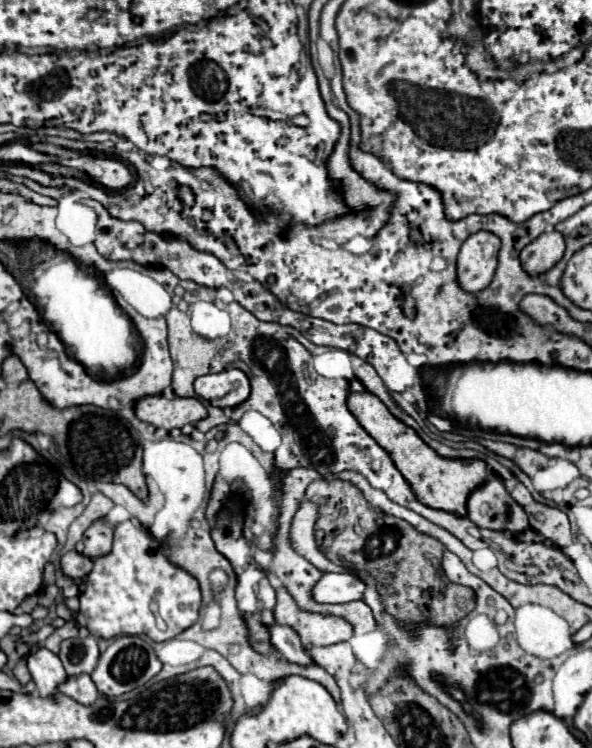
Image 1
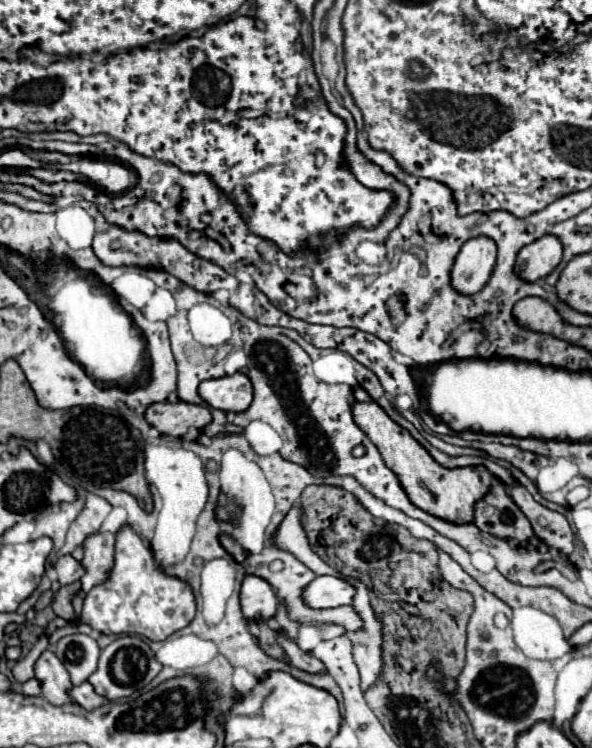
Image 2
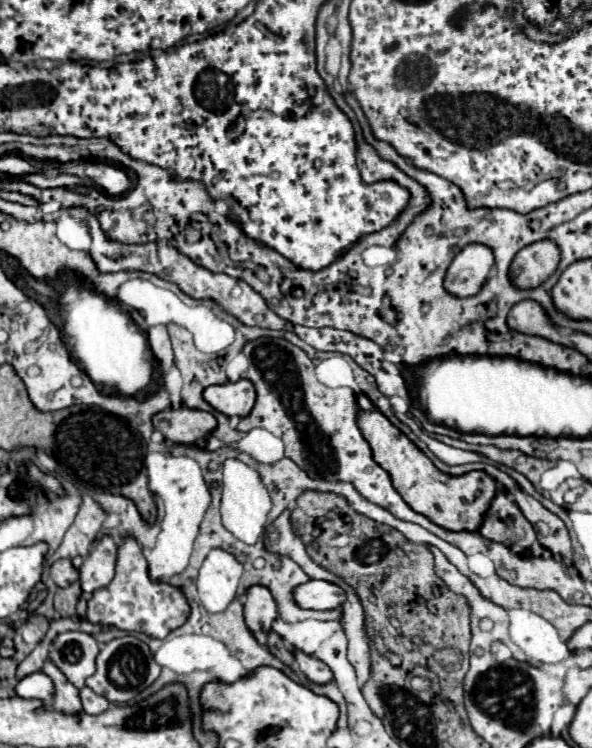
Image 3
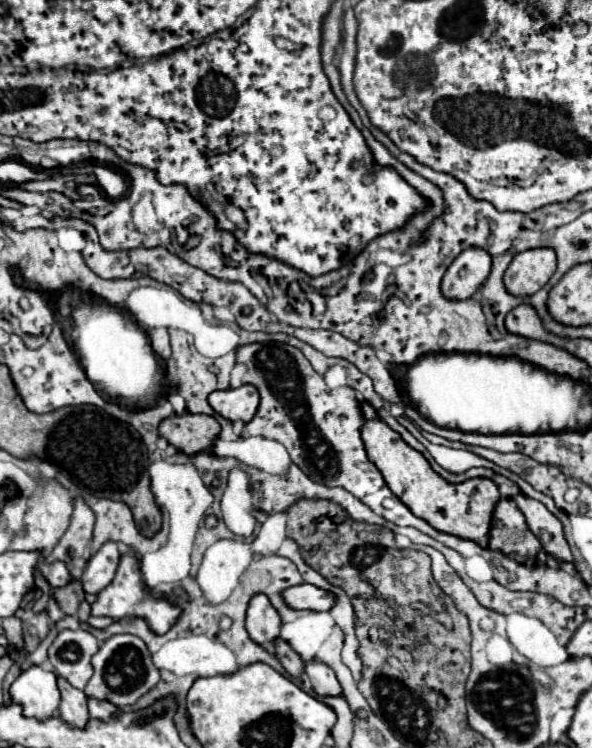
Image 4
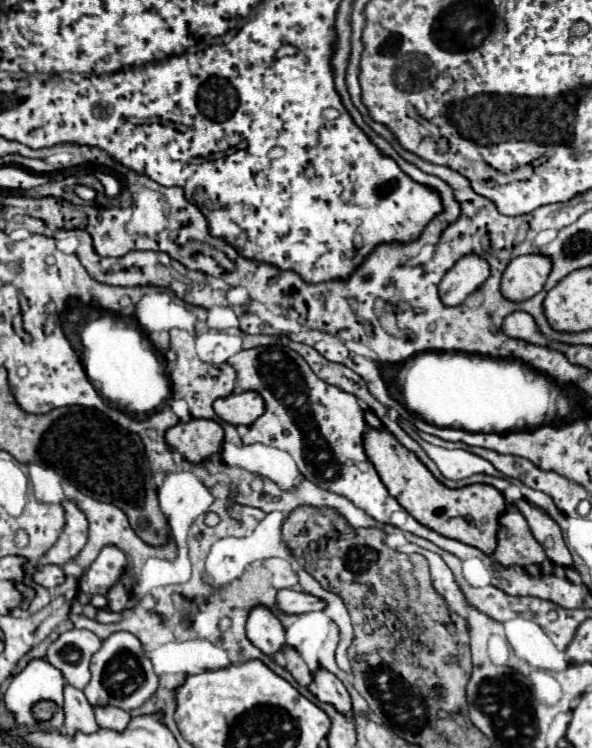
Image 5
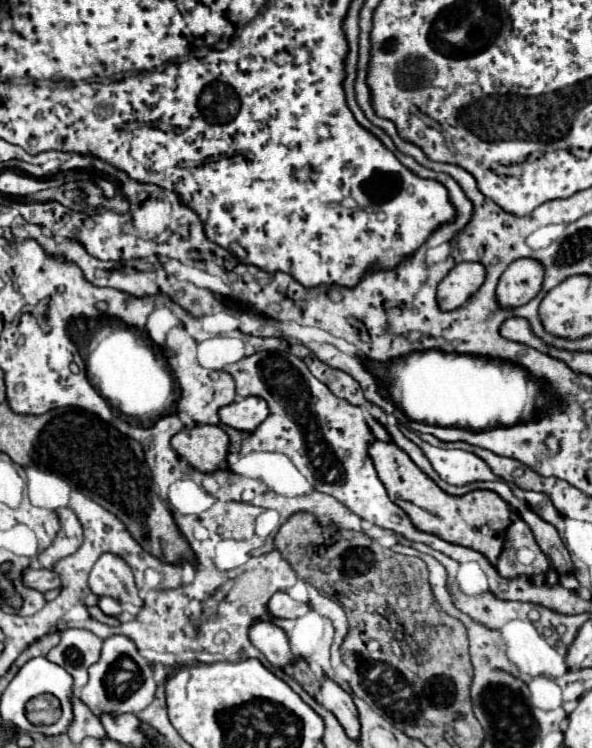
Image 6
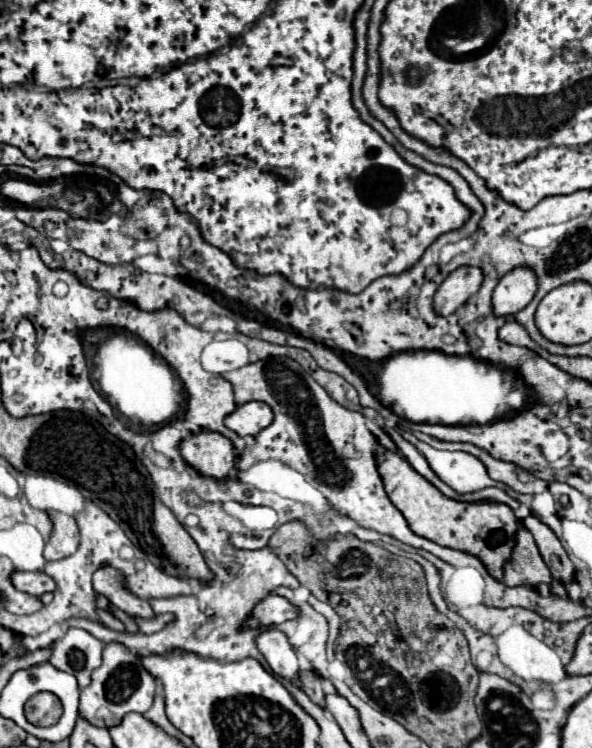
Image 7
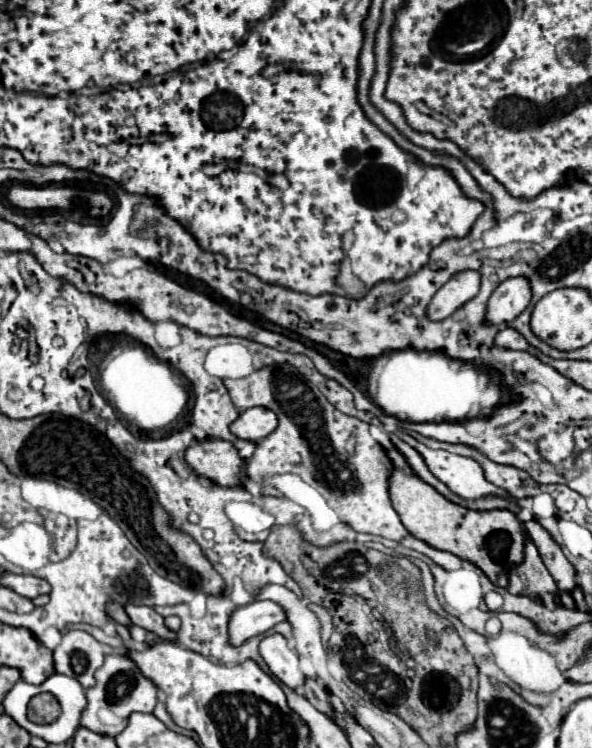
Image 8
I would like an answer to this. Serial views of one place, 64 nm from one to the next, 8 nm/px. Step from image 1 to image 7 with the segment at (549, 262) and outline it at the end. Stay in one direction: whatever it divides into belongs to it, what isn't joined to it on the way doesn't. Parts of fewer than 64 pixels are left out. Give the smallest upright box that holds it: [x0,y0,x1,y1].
[492,266,538,316]

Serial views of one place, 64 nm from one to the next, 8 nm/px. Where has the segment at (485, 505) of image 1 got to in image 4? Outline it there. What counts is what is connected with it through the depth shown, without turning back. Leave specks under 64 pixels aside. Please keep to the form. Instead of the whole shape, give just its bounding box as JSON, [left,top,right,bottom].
[488,498,542,560]

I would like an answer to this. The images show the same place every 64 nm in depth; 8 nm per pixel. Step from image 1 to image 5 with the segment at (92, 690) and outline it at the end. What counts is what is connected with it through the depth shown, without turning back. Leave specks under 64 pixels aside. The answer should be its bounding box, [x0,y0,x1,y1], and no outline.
[94,706,130,732]

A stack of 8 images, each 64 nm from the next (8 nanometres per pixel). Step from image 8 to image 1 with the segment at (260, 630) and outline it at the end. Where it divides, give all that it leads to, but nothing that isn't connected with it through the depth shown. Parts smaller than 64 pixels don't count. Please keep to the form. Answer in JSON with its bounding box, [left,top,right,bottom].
[314,572,366,604]

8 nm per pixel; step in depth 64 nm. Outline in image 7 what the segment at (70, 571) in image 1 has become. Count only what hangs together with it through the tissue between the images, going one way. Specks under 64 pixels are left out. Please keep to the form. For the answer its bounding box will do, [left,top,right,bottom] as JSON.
[12,572,56,596]

